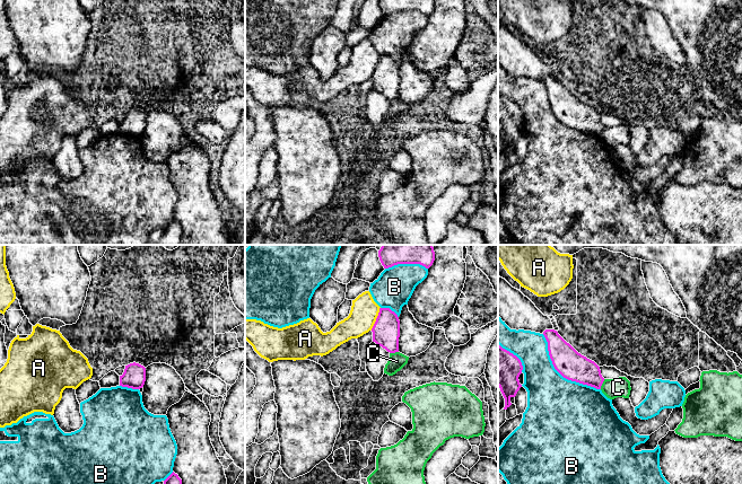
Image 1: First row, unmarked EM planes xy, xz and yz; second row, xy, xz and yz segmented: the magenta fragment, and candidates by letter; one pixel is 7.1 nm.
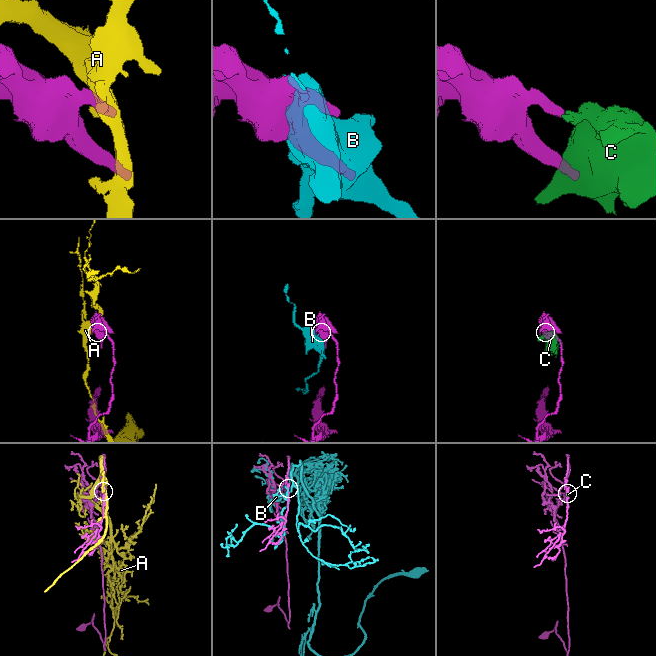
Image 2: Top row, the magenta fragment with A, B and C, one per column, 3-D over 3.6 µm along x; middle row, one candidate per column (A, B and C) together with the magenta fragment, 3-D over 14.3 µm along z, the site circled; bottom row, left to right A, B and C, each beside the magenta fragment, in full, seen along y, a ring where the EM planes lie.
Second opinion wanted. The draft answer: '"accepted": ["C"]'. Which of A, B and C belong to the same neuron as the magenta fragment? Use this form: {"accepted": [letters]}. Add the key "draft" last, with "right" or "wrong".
{"accepted": [], "draft": "wrong"}

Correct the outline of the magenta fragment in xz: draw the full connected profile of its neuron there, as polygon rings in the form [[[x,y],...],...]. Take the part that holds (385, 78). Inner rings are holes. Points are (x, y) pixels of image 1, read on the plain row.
[[[379,55],[372,76],[373,89],[390,100],[399,99],[400,68],[390,55]]]

